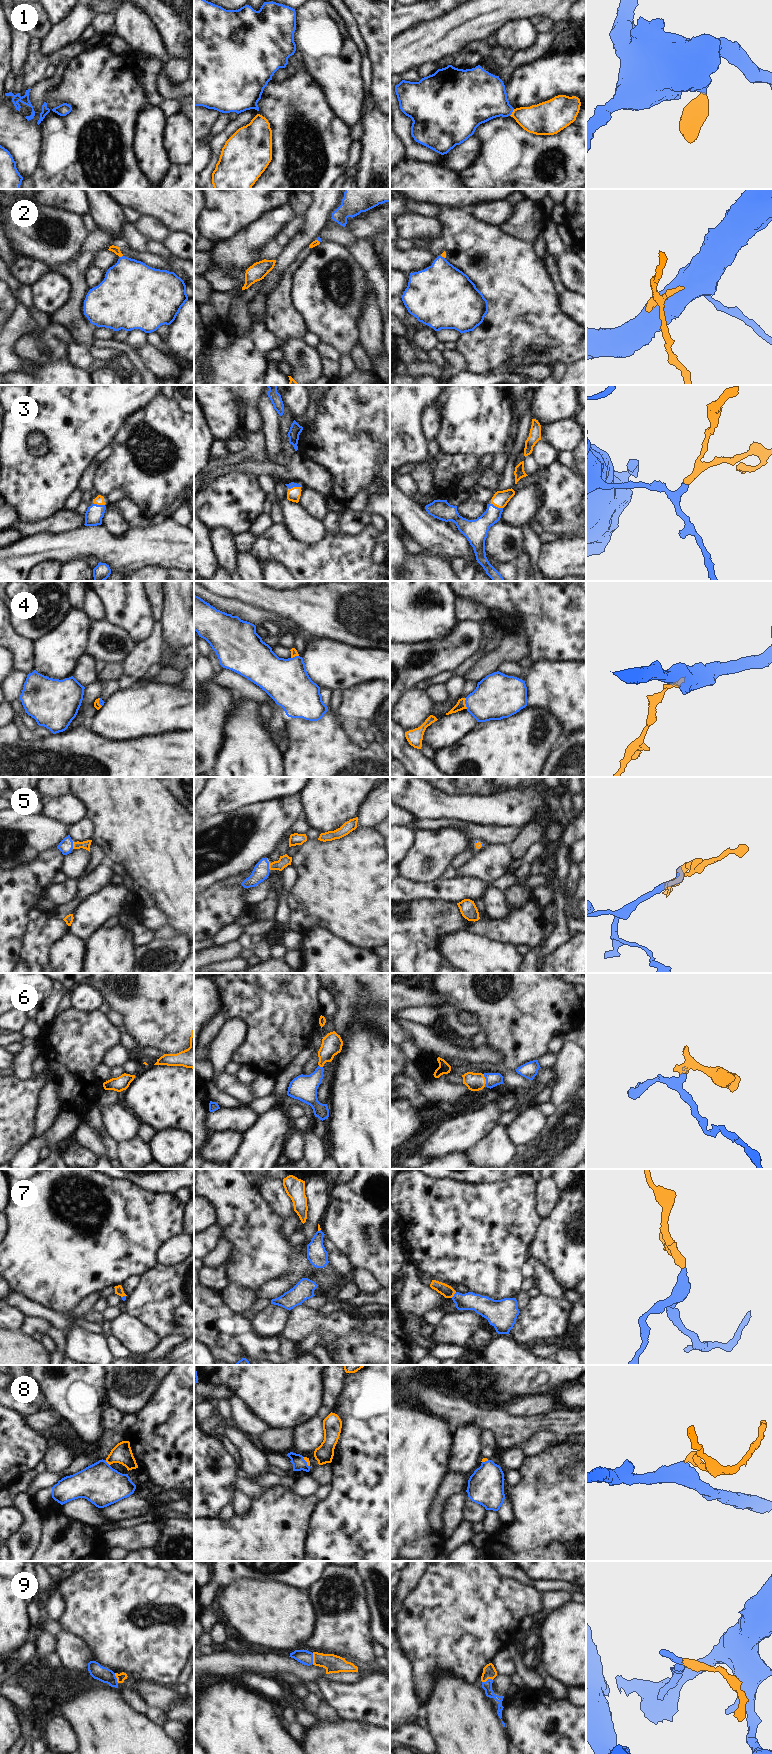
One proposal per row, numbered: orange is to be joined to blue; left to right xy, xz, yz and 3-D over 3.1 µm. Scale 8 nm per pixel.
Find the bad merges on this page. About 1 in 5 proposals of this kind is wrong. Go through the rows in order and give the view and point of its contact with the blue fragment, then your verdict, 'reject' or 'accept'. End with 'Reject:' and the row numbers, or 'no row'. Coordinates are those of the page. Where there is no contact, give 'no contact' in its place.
1: contact yz (512, 111); accept
2: contact xy (122, 256); accept
3: contact xy (99, 505); accept
4: contact yz (465, 703); accept
5: contact xz (268, 866); accept
6: contact yz (486, 1080); accept
7: contact yz (454, 1295); accept
8: contact xy (107, 1463); accept
9: contact xz (312, 1658); accept
Reject: no row

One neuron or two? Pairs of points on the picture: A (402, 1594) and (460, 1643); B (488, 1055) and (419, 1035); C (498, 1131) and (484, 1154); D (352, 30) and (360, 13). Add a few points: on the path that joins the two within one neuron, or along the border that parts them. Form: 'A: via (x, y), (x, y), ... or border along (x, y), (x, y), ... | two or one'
A: border along (420, 1578), (400, 1610) | two
B: via (471, 1054), (448, 1050), (436, 1045) | one
C: via (498, 1137), (497, 1141), (490, 1148) | one
D: border along (348, 10), (365, 44) | two

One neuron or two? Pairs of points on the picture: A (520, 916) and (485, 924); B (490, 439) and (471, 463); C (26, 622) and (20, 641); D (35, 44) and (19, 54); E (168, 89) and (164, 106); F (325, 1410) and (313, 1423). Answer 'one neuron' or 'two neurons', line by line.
A: one neuron
B: two neurons
C: two neurons
D: two neurons
E: two neurons
F: two neurons

